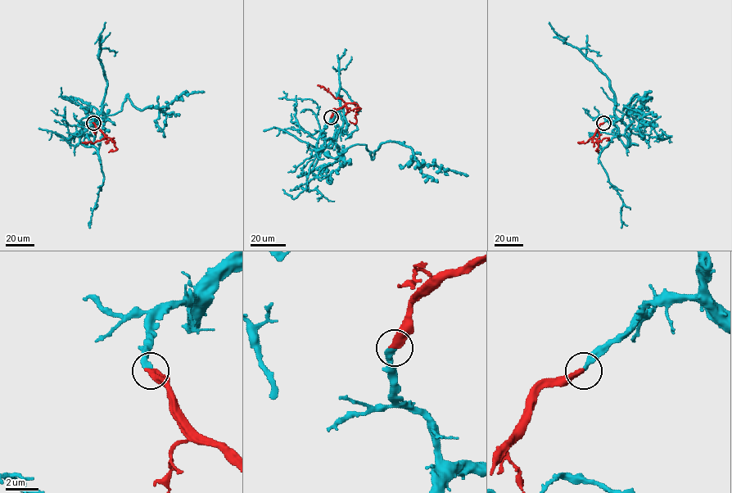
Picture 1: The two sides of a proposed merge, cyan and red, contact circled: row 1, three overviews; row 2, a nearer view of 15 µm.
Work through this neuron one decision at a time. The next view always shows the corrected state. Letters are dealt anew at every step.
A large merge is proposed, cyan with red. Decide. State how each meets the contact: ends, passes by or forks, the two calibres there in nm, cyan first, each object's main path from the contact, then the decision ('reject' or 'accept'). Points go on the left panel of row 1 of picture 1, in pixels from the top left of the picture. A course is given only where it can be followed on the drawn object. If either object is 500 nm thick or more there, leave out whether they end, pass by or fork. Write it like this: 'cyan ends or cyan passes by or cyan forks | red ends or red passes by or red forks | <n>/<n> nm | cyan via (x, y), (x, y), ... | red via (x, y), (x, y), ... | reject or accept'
cyan ends | red ends | 360/400 nm | cyan via (93, 123), (97, 116), (80, 139), (87, 146), (127, 94), (141, 110), (164, 110), (182, 93), (204, 92) | red via (93, 123), (115, 142), (116, 149), (108, 152) | accept

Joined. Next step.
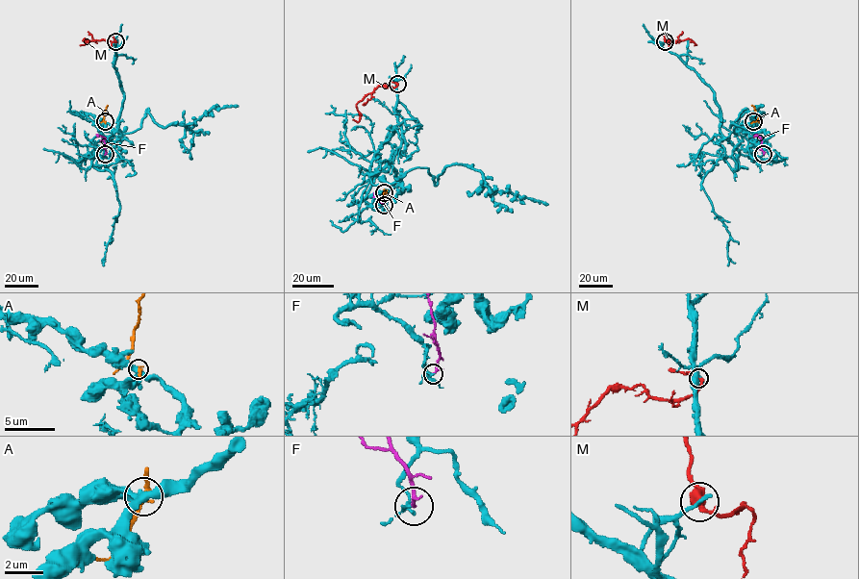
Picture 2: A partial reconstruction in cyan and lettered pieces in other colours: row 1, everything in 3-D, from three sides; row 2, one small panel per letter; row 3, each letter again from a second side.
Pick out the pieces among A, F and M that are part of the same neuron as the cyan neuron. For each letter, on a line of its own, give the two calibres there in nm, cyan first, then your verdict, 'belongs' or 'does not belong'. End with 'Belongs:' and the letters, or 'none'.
A: 340 nm thick on the cyan side, 240 nm on the other; does not belong
F: 110 nm thick on the cyan side, 190 nm on the other; does not belong
M: 200 nm thick on the cyan side, 360 nm on the other; does not belong
Belongs: none

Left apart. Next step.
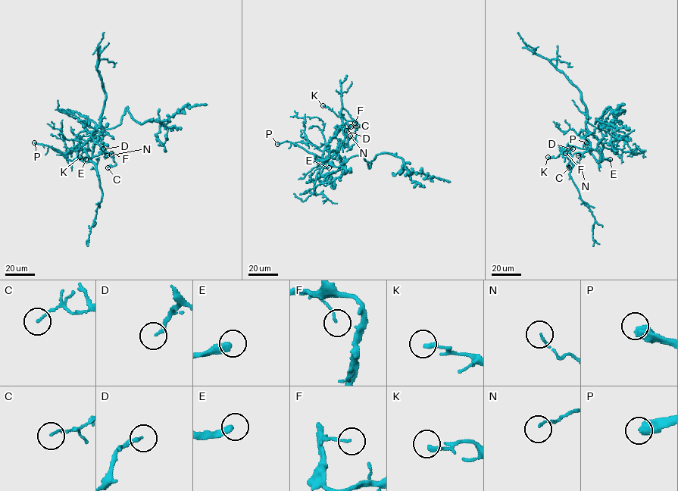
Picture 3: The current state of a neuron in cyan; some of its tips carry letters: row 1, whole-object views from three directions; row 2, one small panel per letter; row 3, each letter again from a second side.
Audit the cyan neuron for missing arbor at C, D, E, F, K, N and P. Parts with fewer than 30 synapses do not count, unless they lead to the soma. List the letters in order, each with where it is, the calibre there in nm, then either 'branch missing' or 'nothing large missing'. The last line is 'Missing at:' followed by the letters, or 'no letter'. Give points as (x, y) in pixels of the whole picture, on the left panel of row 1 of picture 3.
C: (107, 167) | 90 nm | nothing large missing
D: (103, 148) | 170 nm | nothing large missing
E: (85, 159) | 360 nm | branch missing
F: (111, 153) | 100 nm | nothing large missing
K: (79, 157) | 240 nm | nothing large missing
N: (107, 155) | 100 nm | nothing large missing
P: (34, 142) | 550 nm | branch missing
Missing at: E, P

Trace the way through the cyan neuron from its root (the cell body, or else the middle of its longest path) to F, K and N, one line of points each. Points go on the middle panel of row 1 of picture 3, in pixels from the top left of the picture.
F: (335, 157), (320, 160), (327, 160), (336, 148), (338, 140), (334, 136), (335, 129), (348, 121), (354, 123)
K: (335, 157), (320, 160), (327, 160), (336, 149), (338, 140), (334, 136), (334, 132), (346, 120), (323, 105)
N: (335, 157), (320, 160), (327, 160), (336, 148), (335, 129), (348, 121), (356, 121), (356, 136), (350, 136)

